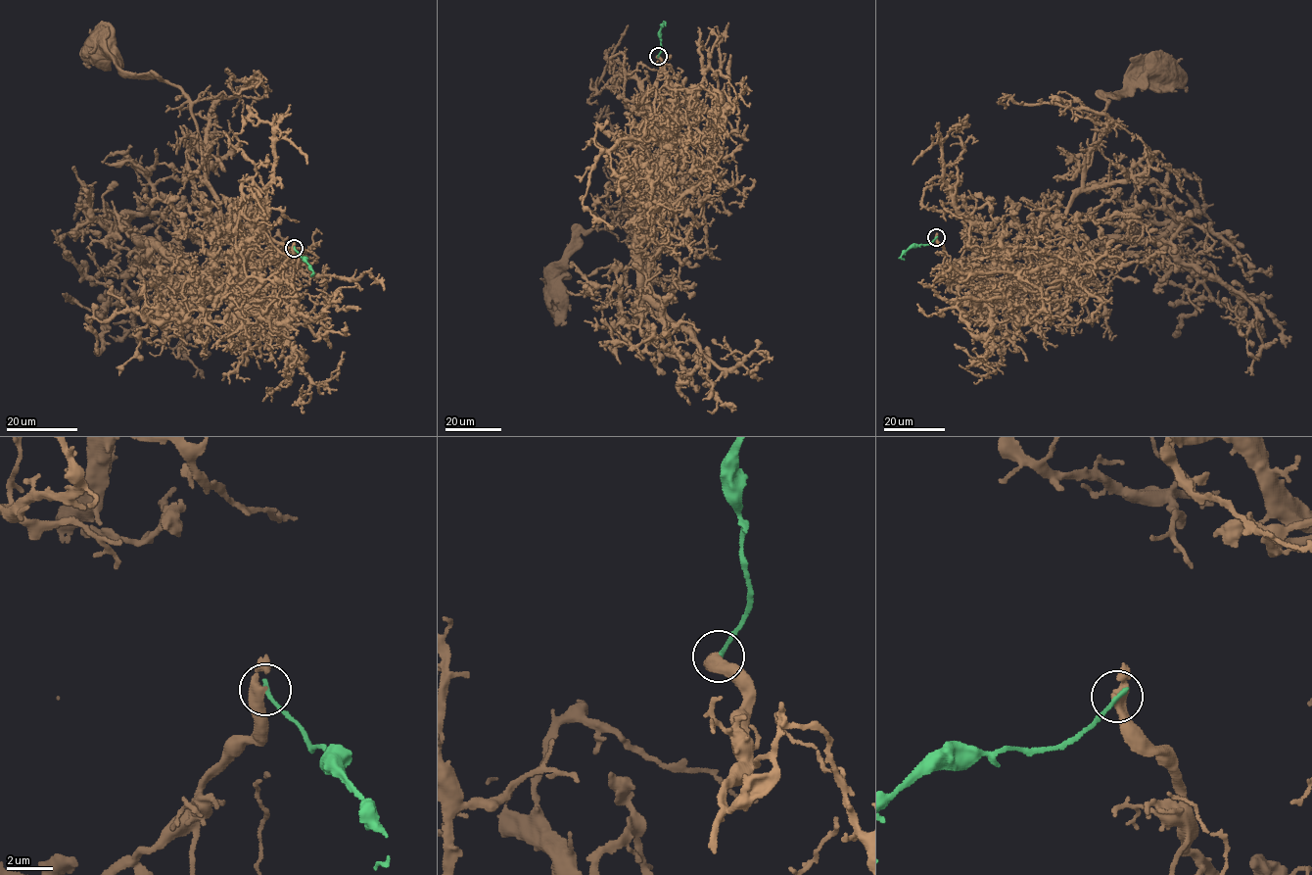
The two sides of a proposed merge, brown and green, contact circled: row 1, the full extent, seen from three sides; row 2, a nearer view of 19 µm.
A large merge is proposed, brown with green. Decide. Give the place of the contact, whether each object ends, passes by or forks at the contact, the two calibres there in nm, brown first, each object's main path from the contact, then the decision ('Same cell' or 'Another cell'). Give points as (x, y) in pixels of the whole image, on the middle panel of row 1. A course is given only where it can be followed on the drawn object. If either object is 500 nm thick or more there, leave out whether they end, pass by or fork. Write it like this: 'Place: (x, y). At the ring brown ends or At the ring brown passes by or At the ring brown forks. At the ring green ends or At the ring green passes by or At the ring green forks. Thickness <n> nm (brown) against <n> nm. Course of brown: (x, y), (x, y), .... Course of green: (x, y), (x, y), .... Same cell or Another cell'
Place: (658, 56). At the ring brown passes by. At the ring green ends. Thickness 380 nm (brown) against 200 nm. Course of brown: (658, 56), (678, 85), (676, 134), (664, 167), (637, 201), (580, 233), (555, 296). Course of green: (658, 56), (662, 48), (660, 29), (664, 23), (666, 25). Another cell

